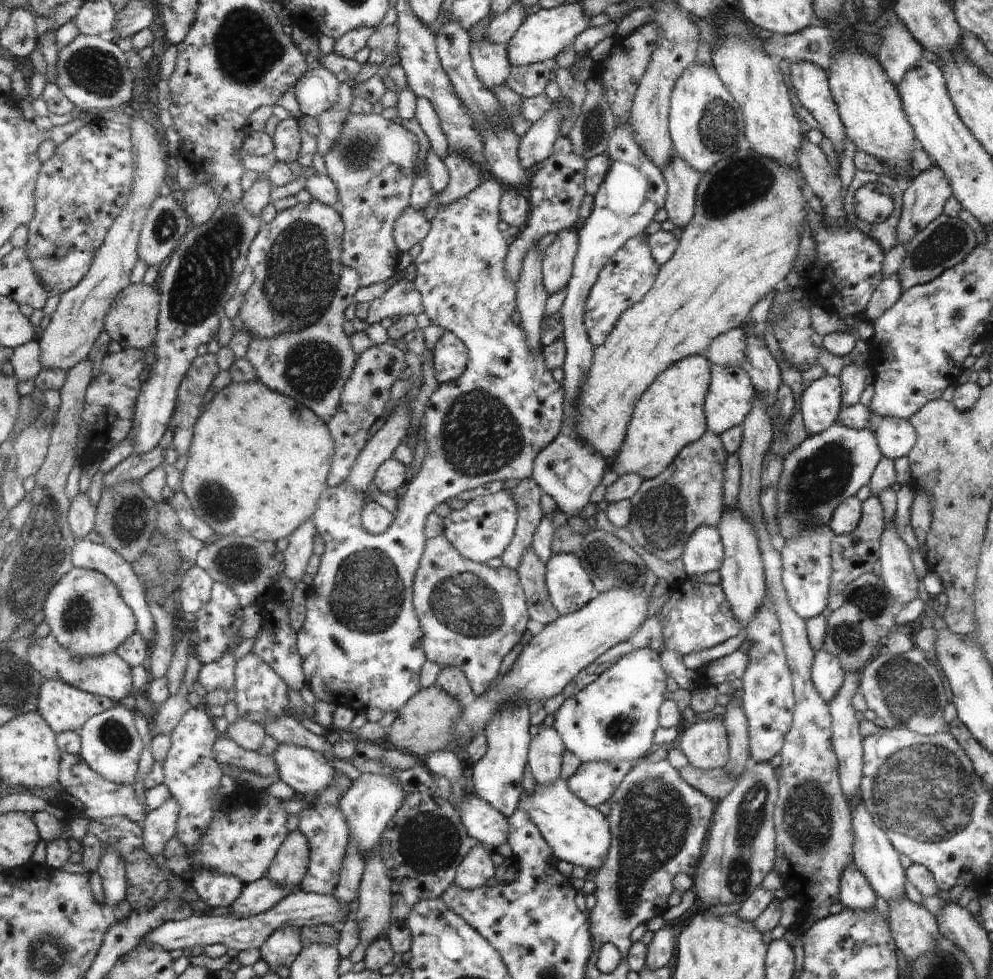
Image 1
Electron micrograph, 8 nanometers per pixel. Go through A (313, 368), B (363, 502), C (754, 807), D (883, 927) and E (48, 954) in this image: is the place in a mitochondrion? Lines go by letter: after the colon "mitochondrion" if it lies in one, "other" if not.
A: mitochondrion
B: other
C: mitochondrion
D: other
E: mitochondrion

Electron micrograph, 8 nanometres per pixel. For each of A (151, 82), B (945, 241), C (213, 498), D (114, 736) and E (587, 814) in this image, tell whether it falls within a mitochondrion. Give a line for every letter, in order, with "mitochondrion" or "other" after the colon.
A: other
B: mitochondrion
C: mitochondrion
D: mitochondrion
E: other

